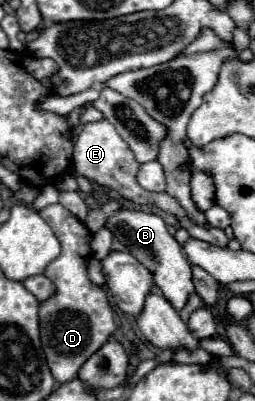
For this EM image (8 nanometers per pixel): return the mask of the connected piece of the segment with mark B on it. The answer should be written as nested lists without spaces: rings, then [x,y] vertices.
[[[122,208],[104,222],[104,228],[108,228],[114,234],[114,238],[120,244],[124,244],[154,274],[154,282],[162,290],[164,298],[168,298],[168,302],[172,302],[172,306],[176,310],[182,310],[190,292],[194,292],[192,268],[190,268],[186,256],[182,254],[180,244],[170,236],[164,220],[150,212]]]

